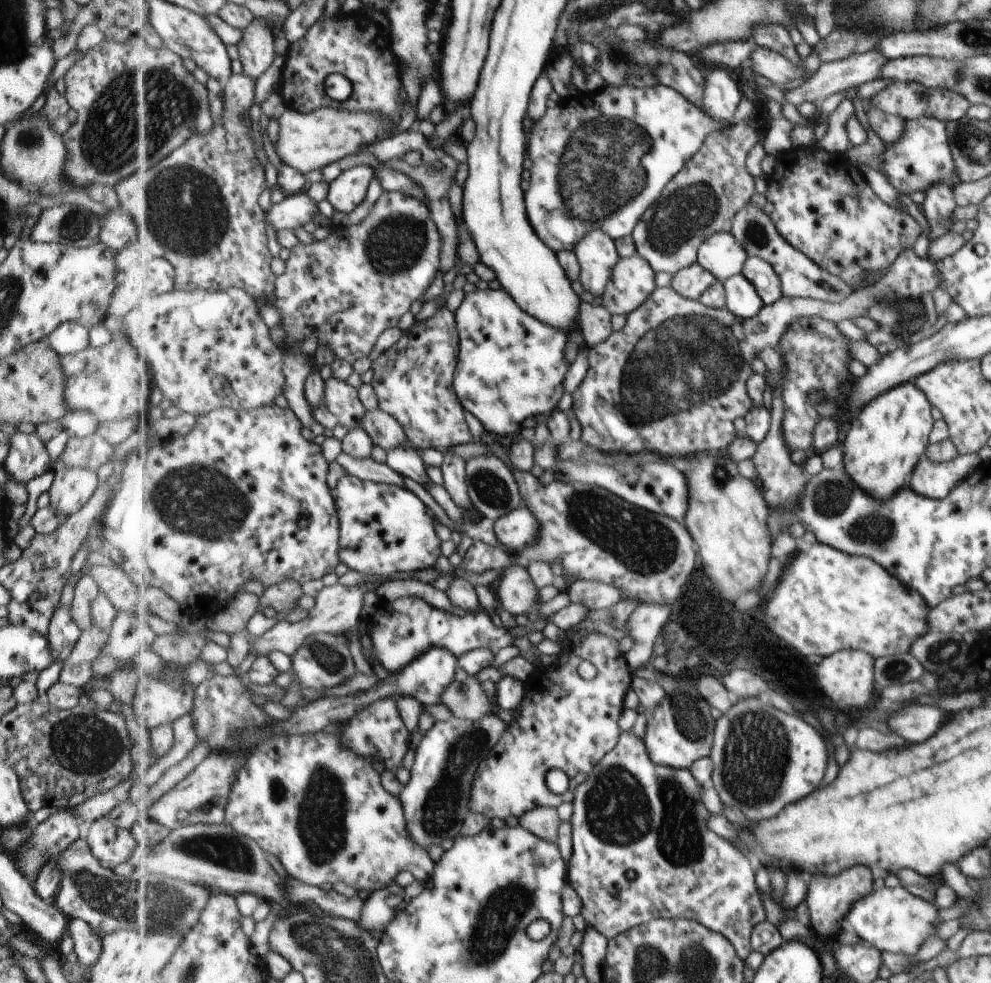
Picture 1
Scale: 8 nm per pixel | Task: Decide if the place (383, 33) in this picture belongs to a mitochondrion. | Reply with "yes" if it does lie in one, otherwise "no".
no

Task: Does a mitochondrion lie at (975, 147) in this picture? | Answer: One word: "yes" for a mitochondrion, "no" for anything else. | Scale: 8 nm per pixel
yes

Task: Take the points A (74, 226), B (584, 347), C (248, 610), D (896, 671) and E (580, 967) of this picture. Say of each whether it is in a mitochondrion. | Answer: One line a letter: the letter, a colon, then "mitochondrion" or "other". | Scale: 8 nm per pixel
A: mitochondrion
B: other
C: other
D: mitochondrion
E: other

